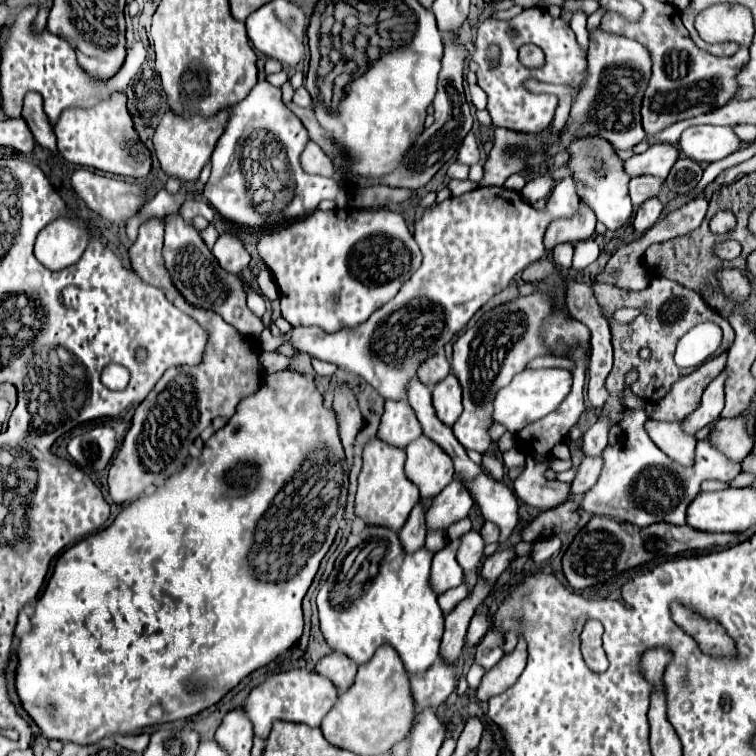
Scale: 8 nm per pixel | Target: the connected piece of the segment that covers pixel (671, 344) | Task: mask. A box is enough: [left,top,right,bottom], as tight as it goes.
[592,277,734,425]

